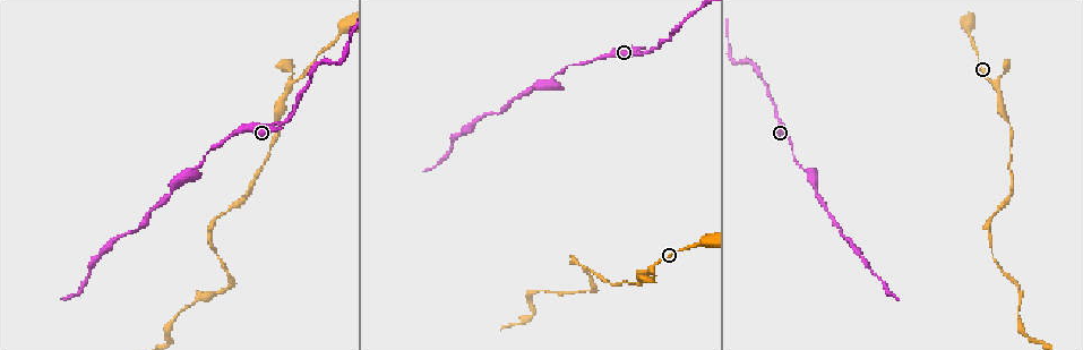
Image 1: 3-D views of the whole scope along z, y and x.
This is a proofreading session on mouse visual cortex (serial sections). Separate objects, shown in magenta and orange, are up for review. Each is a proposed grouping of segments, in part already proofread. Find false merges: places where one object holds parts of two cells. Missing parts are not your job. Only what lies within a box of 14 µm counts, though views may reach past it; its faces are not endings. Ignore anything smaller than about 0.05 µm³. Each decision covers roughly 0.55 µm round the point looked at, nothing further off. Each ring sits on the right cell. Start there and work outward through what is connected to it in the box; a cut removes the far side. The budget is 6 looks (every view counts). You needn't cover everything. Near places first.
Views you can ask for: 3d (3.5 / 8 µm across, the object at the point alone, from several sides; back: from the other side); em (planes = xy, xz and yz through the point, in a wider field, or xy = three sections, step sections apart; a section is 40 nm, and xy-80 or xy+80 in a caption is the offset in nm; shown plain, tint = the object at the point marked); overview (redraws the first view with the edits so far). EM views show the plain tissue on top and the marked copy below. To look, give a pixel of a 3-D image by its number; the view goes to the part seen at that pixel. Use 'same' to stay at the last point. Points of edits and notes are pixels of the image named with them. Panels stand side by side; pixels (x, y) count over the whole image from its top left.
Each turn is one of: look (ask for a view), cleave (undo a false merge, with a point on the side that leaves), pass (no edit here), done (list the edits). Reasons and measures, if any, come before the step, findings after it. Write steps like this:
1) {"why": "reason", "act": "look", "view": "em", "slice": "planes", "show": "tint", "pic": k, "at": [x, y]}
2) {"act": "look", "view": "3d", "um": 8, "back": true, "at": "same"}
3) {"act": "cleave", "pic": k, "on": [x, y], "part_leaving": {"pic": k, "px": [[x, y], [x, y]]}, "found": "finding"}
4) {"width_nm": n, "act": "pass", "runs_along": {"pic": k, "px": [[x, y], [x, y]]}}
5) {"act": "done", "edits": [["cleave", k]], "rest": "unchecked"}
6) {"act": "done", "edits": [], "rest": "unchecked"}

{"why": "arms part here", "act": "look", "view": "3d", "um": 3.5, "pic": 1, "at": [292, 86]}

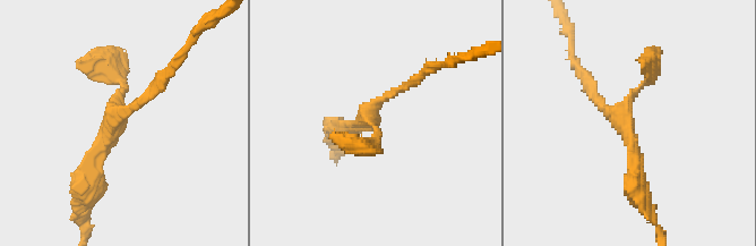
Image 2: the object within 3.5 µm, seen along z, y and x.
{"arms": 3, "arm_widths_nm": [150, 150, 250], "act": "look", "view": "em", "slice": "planes", "show": "tint", "pic": 2, "at": [368, 112]}

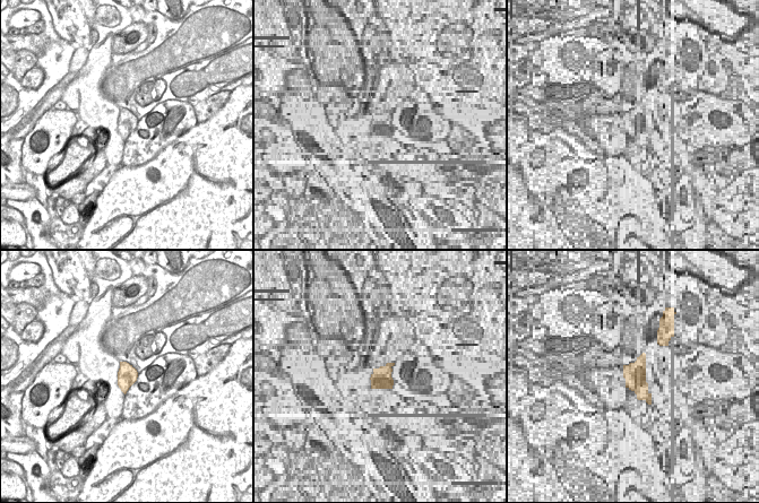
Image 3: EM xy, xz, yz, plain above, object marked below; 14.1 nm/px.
{"act": "pass", "runs_along": {"pic": 2, "px": [[164, 74], [116, 112], [87, 181]]}, "found": "all the same cell"}

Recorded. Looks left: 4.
{"why": "abrupt turn", "act": "look", "view": "3d", "um": 3.5, "back": true, "pic": 1, "at": [808, 172]}

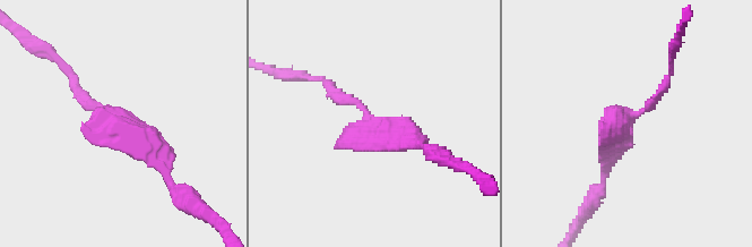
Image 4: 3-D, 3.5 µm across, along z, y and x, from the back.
{"act": "look", "view": "em", "slice": "xy", "step": 5, "show": "tint", "pic": 4, "at": [117, 118]}

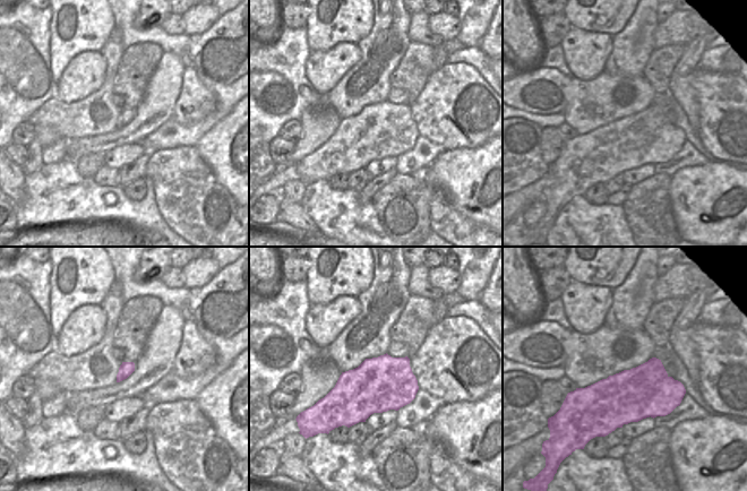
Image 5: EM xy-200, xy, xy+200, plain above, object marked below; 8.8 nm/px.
{"act": "pass", "runs_along": {"pic": 4, "px": [[71, 79], [165, 170]]}, "found": "one cell here"}

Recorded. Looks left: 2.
{"why": "abrupt turn", "act": "look", "view": "em", "slice": "xy", "step": 2, "show": "tint", "pic": 1, "at": [1017, 287]}

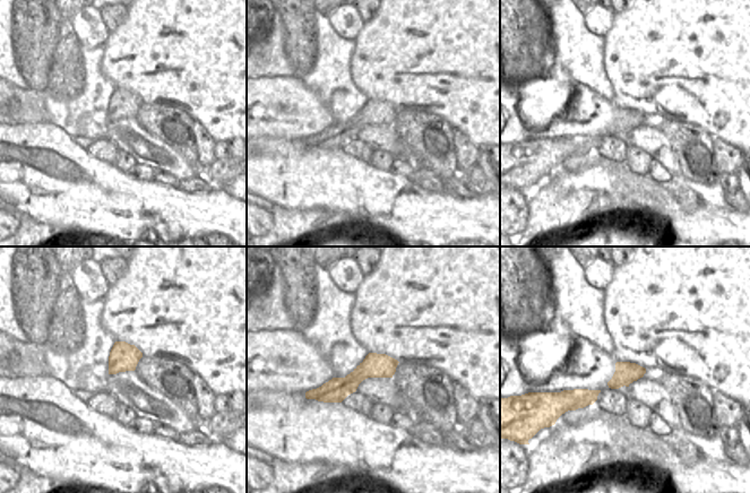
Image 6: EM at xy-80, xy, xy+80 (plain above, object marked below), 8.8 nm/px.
{"why": "see where the arms go", "act": "look", "view": "3d", "um": 3.5, "at": "same"}

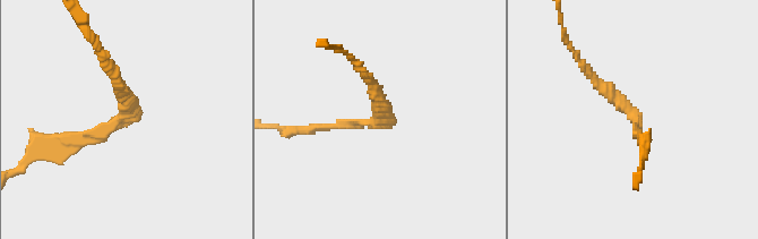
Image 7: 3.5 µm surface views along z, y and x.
{"act": "pass", "runs_along": {"pic": 6, "px": [[394, 362], [318, 394]]}, "found": "continuous, no second cell"}

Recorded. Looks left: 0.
{"act": "done", "edits": [], "rest": "unchecked"}

